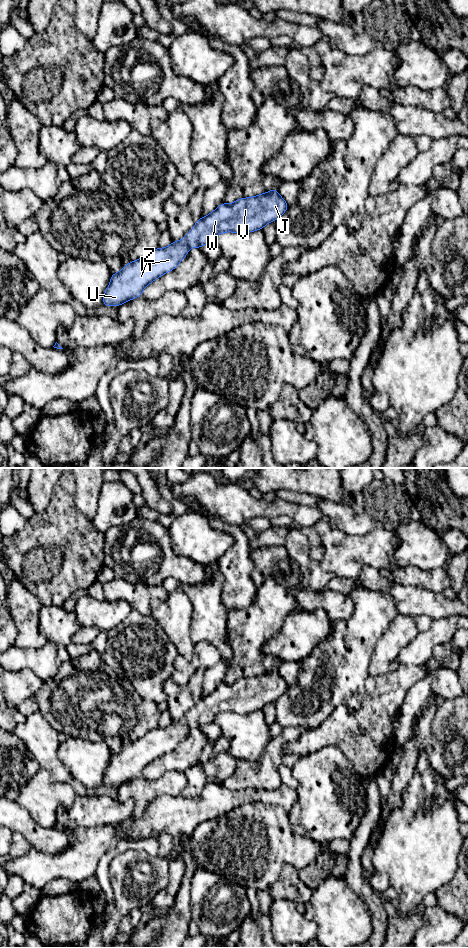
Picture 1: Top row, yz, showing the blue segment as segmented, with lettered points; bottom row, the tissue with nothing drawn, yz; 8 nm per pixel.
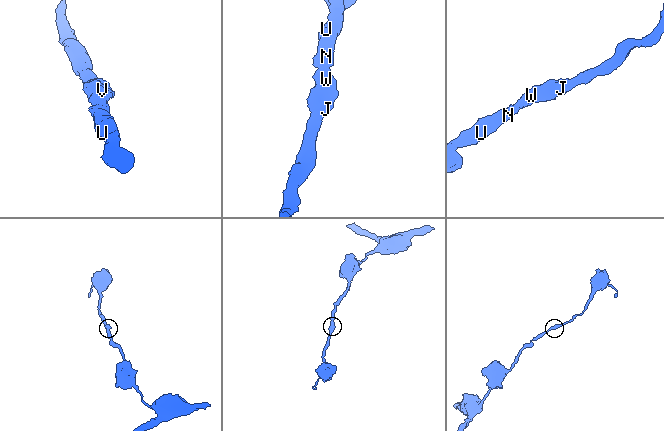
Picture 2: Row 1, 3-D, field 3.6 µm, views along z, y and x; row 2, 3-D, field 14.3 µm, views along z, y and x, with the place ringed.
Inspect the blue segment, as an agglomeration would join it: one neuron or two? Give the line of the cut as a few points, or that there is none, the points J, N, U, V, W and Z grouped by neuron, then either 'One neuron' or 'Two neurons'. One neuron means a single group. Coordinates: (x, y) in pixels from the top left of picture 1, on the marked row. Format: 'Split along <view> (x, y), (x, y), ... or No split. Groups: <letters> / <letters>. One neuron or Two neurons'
No split. Groups: J N U V W Z. One neuron

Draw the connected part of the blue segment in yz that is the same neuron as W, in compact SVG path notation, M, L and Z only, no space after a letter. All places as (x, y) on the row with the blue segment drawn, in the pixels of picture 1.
M276 187L261 195L240 198L232 204L222 202L209 215L198 218L195 226L183 239L173 241L166 248L153 249L138 260L125 264L119 273L112 273L110 284L103 296L102 305L119 307L125 302L142 296L144 288L165 273L174 270L188 254L191 247L201 248L203 245L213 243L216 236L224 232L244 235L262 230L266 224L281 217L288 207L288 203L279 195Z

